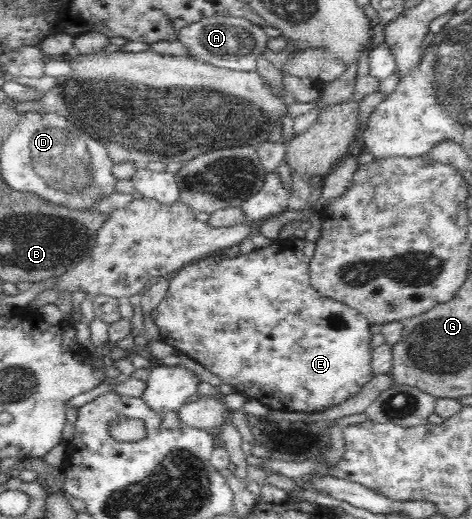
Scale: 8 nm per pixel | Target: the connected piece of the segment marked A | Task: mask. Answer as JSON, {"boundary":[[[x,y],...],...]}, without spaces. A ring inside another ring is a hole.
{"boundary":[[[213,16],[185,26],[179,33],[179,40],[194,60],[232,71],[257,72],[257,59],[267,49],[269,37],[263,27],[244,17]]]}

